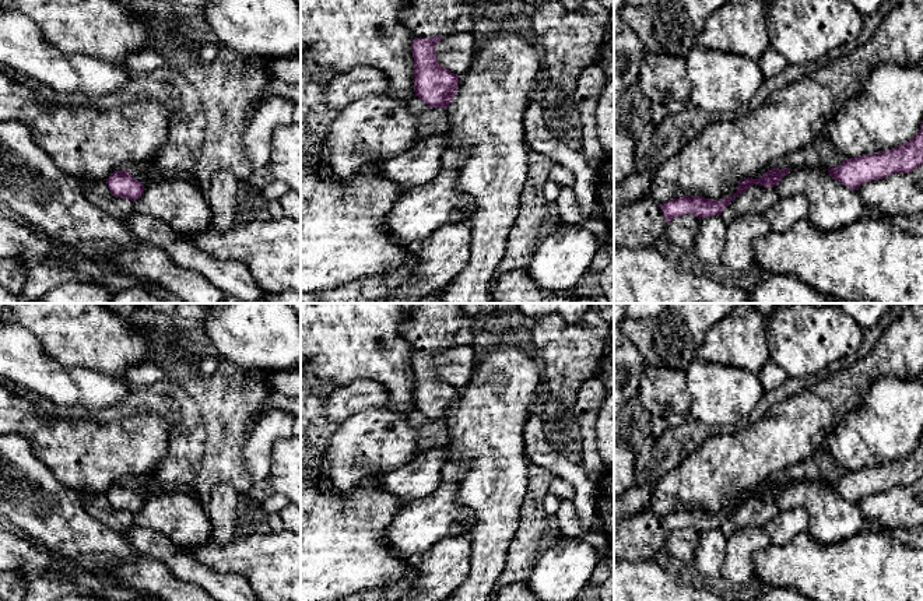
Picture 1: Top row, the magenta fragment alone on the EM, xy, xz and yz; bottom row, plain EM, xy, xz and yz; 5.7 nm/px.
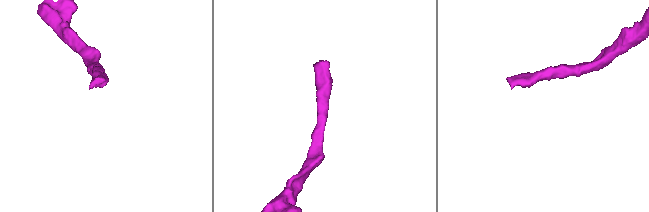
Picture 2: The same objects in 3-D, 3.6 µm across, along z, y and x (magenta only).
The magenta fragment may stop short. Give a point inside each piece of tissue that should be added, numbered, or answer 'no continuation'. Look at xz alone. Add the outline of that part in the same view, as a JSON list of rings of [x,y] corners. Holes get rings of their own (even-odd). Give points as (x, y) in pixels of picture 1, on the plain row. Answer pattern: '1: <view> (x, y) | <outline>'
1: xz (430, 326) | [[[414,303],[411,312],[406,312],[401,324],[401,335],[410,342],[414,352],[466,347],[473,342],[473,316],[463,312],[462,303]]]

